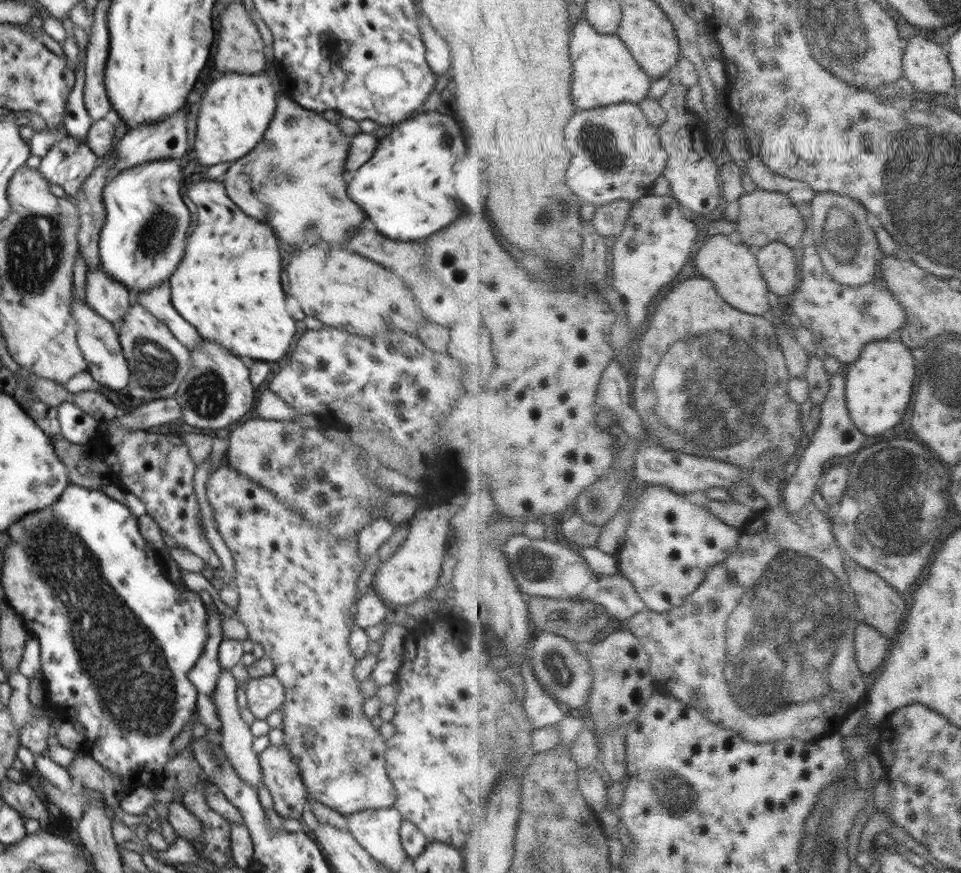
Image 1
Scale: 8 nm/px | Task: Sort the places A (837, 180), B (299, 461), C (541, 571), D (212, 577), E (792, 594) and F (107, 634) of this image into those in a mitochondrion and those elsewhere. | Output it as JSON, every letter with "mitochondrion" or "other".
{"A":"other","B":"other","C":"mitochondrion","D":"other","E":"mitochondrion","F":"mitochondrion"}

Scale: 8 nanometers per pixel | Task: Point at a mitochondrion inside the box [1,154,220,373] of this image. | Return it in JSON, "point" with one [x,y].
{"point":[35,247]}

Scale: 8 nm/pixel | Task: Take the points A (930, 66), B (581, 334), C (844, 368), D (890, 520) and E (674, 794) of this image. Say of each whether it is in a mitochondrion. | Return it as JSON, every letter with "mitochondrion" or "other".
{"A":"other","B":"other","C":"other","D":"mitochondrion","E":"mitochondrion"}

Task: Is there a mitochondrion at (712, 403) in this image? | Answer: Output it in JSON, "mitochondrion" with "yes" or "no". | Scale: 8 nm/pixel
{"mitochondrion":"yes"}

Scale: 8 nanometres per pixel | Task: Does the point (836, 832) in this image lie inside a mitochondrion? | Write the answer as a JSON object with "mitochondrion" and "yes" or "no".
{"mitochondrion":"yes"}

